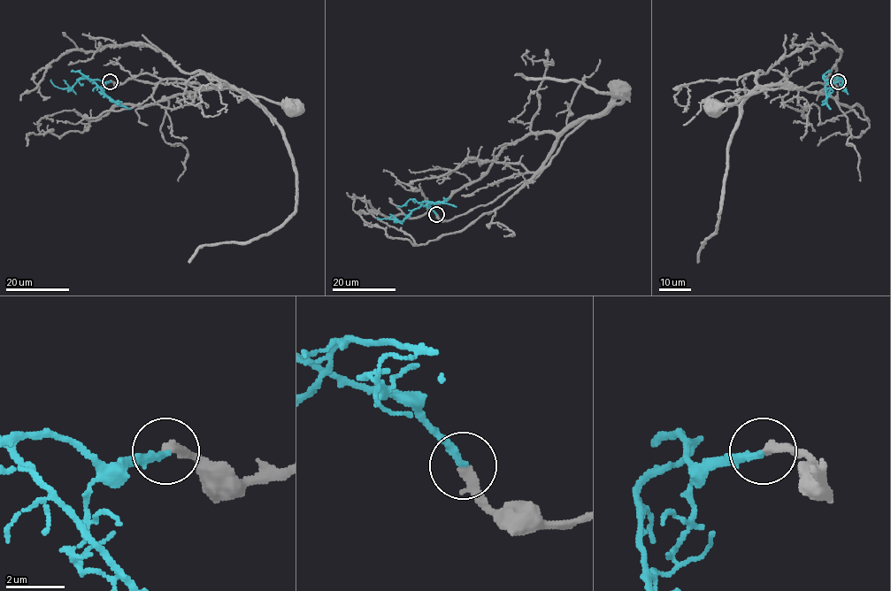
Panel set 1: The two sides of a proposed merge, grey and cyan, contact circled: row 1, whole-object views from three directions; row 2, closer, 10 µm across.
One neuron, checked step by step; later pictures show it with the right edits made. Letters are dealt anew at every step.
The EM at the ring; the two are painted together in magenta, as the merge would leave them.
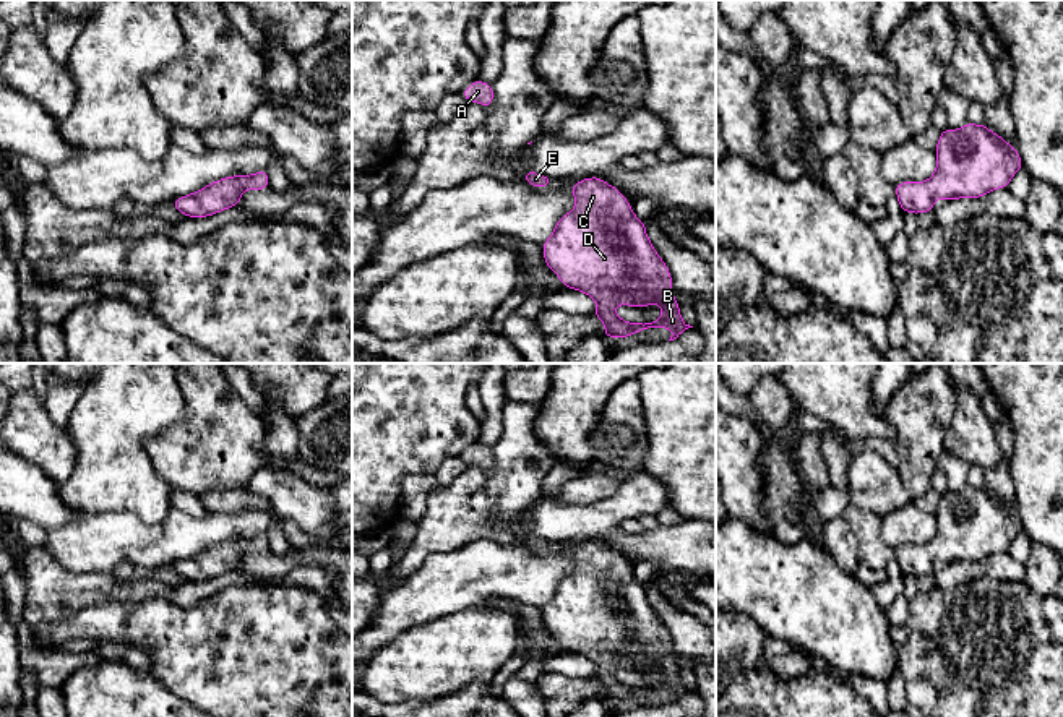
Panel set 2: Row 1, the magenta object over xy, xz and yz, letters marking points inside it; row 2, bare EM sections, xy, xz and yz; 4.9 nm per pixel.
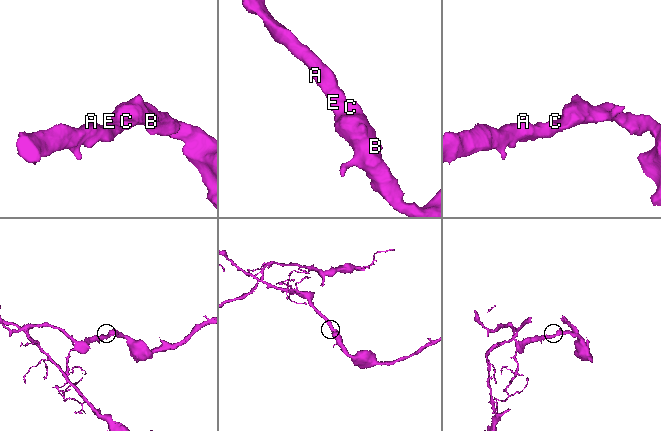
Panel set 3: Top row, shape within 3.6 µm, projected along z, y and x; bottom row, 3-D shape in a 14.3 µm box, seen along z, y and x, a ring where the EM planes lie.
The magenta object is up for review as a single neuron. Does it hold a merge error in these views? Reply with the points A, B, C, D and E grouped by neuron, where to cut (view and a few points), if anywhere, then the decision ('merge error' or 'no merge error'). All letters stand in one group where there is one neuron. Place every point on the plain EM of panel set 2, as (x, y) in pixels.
A B C D E | no cut | no merge error

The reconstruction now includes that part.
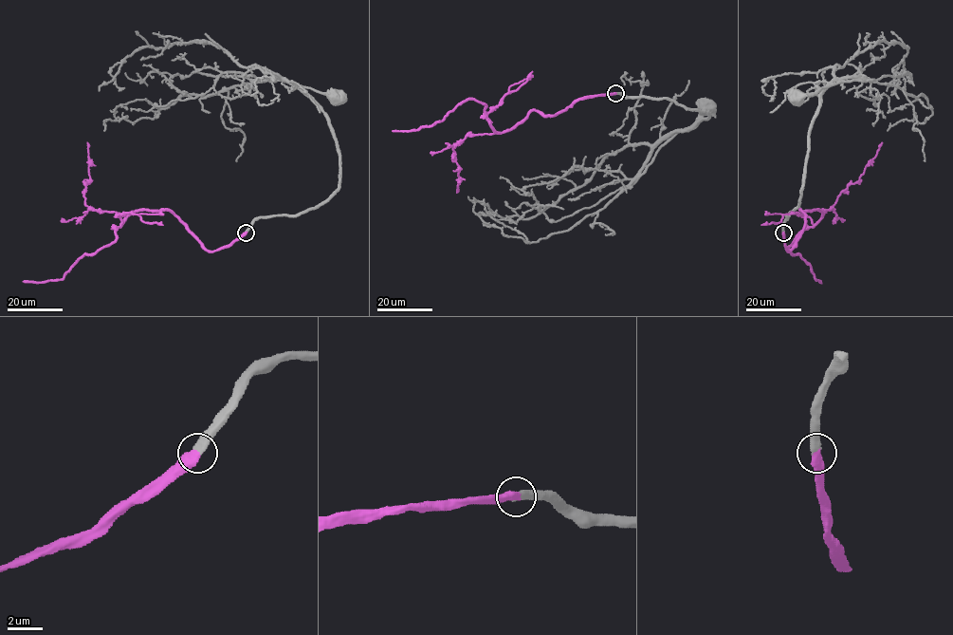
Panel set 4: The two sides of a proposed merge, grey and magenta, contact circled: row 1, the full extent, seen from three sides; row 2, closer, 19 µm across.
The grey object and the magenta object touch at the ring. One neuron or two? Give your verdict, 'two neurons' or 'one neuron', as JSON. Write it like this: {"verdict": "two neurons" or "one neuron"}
{"verdict": "one neuron"}

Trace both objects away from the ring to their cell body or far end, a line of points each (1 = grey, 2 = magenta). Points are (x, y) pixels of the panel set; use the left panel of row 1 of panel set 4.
1: (246, 233), (260, 217), (300, 214), (321, 204), (339, 183), (328, 117), (287, 81), (268, 80), (335, 95)
2: (246, 233), (208, 251), (170, 211), (137, 210), (117, 229), (116, 239), (85, 253), (63, 278), (23, 281)

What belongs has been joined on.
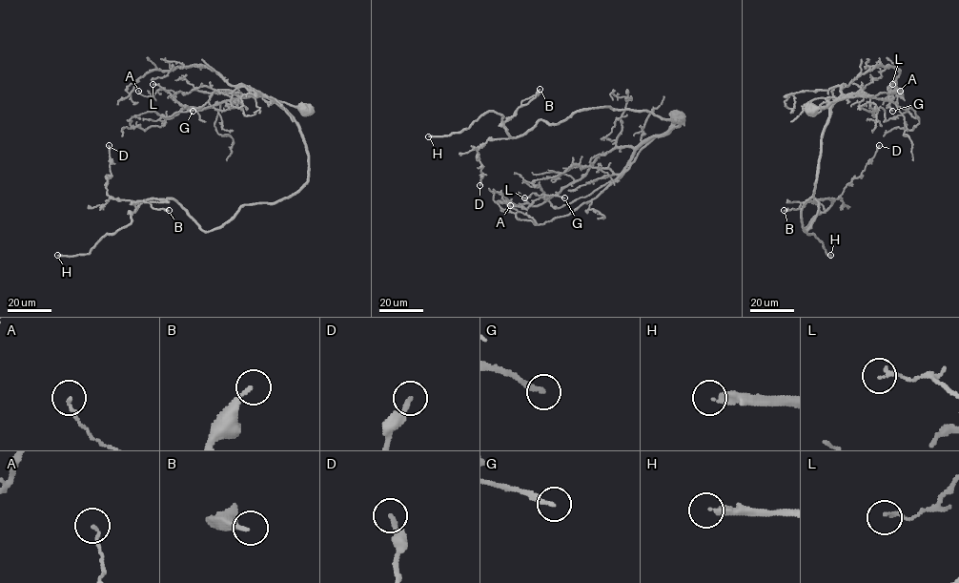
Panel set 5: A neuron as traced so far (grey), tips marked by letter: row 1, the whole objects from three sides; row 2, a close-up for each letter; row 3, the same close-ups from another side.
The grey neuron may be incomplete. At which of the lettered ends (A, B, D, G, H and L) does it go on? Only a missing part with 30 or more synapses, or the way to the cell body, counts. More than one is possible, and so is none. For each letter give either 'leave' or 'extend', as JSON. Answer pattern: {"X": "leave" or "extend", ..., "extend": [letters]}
{"A": "leave", "B": "extend", "D": "leave", "G": "leave", "H": "extend", "L": "leave", "extend": ["B", "H"]}

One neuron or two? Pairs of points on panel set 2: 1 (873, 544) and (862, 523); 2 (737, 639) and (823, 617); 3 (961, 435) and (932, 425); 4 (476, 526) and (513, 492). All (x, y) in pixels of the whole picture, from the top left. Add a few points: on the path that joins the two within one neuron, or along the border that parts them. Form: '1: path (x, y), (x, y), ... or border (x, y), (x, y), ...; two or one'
1: path (869, 539), (865, 528); one
2: border (732, 612), (750, 617), (768, 635); two
3: border (955, 393), (955, 411), (943, 437), (942, 450); two
4: path (486, 524), (508, 502); one

